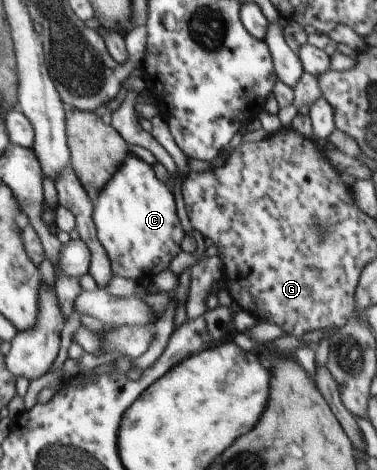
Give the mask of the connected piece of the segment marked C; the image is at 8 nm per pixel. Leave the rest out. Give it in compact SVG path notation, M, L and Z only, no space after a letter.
M127 152L117 172L103 186L93 200L93 214L97 238L108 255L113 275L137 280L143 272L158 272L157 262L163 252L169 252L166 265L181 253L181 240L186 233L177 216L175 198L166 184L157 179L151 165Z

